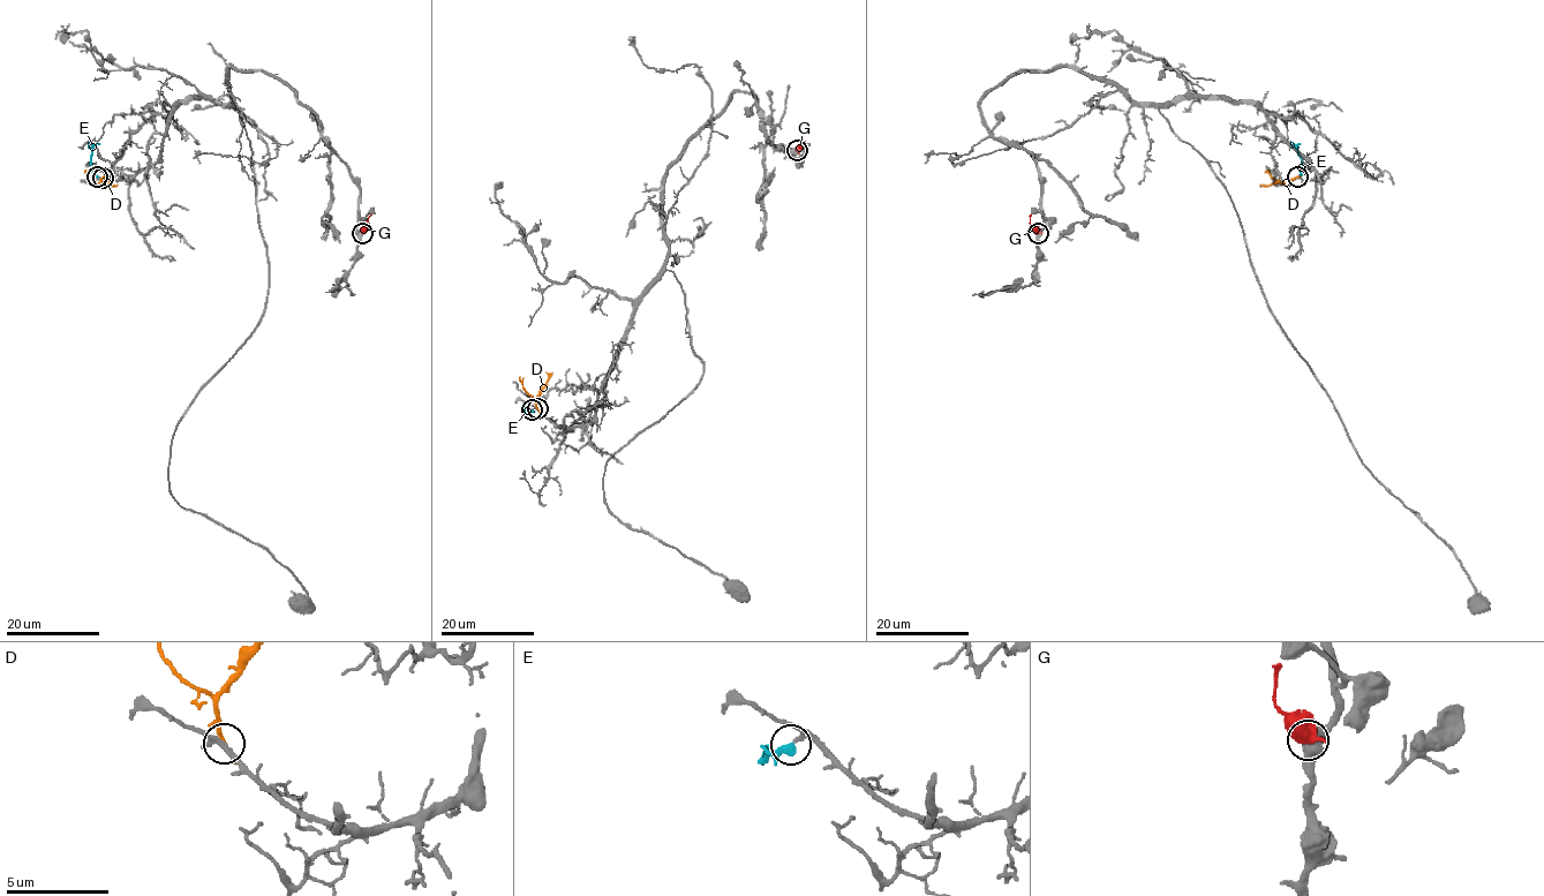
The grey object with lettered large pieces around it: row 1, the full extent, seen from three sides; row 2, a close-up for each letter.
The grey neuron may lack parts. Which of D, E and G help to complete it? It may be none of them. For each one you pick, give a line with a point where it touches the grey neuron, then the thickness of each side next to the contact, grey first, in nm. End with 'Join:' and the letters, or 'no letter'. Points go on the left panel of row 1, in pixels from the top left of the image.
E: contact (97, 177); calibres 170 and 400 nm
Join: E

